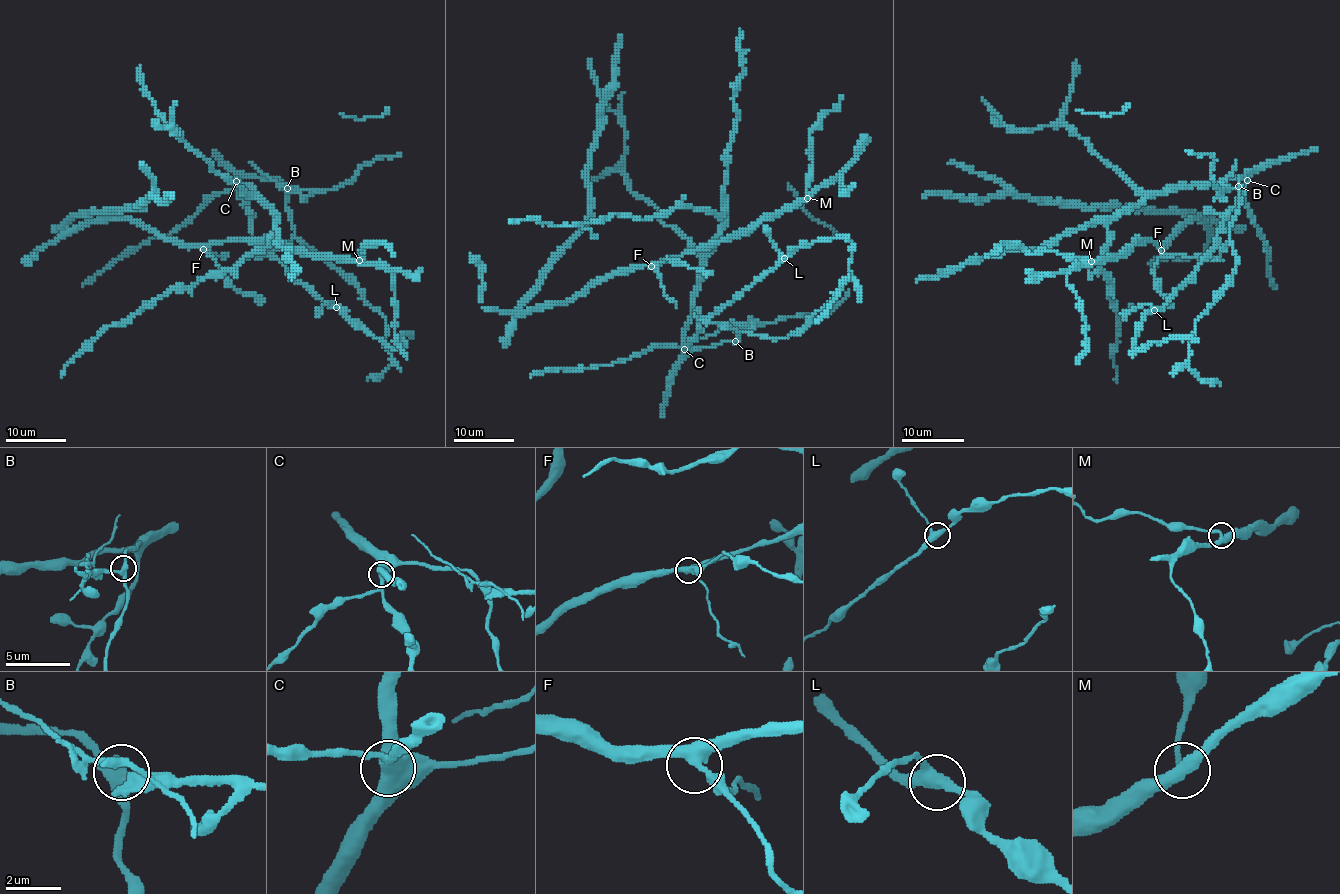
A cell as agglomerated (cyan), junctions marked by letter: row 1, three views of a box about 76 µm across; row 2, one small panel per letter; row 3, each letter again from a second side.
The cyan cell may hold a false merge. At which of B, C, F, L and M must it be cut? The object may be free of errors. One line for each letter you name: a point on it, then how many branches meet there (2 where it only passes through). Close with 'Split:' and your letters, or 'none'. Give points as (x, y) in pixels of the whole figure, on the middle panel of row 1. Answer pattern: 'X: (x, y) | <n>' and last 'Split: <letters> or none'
B: (735, 341) | 3
Split: B

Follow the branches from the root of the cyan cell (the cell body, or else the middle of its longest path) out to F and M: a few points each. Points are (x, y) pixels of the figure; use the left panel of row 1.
F: (265, 240), (227, 240), (203, 249)
M: (265, 240), (301, 248), (314, 255), (359, 260)

